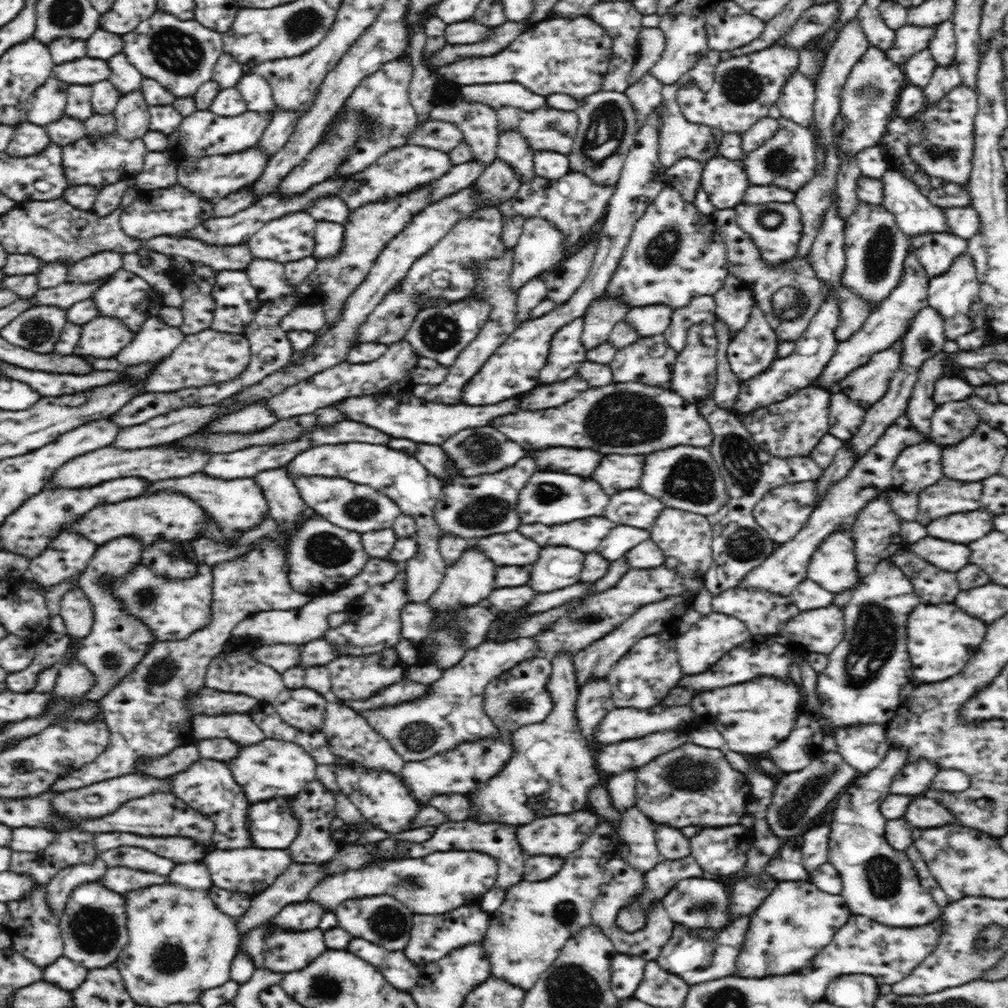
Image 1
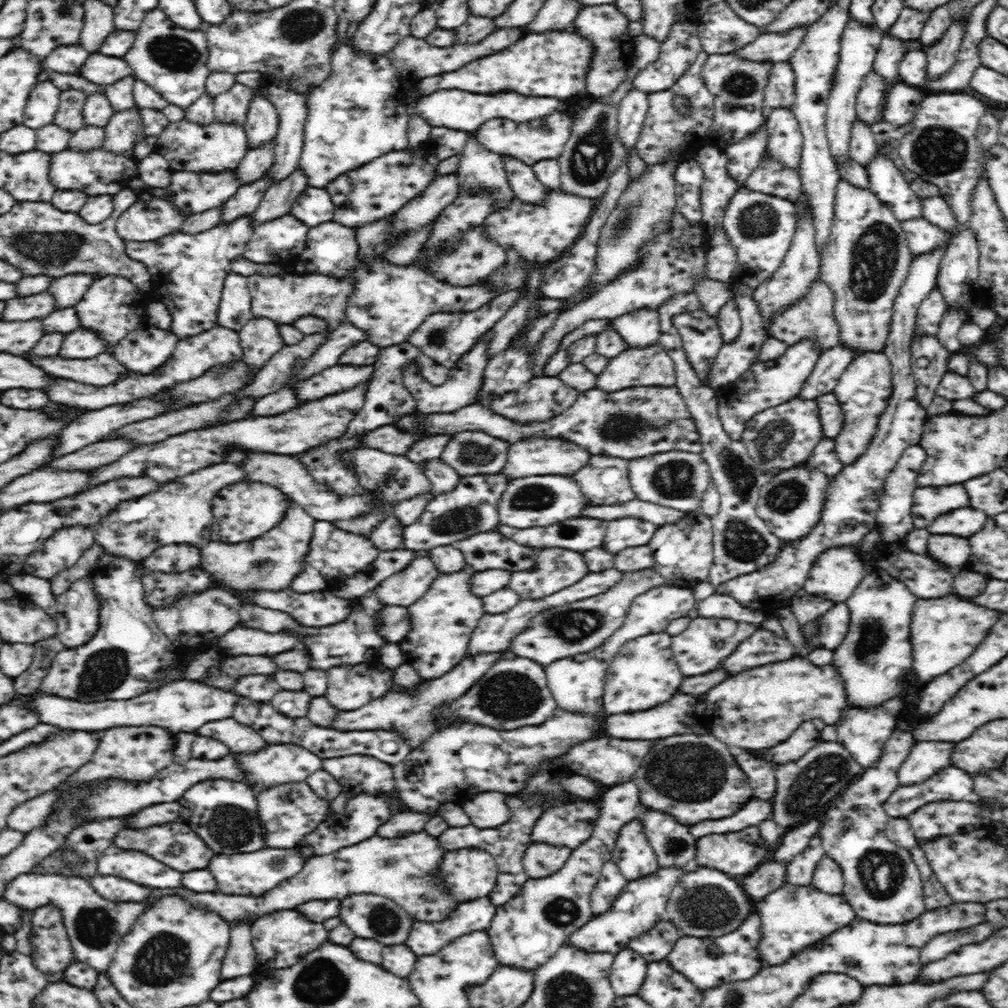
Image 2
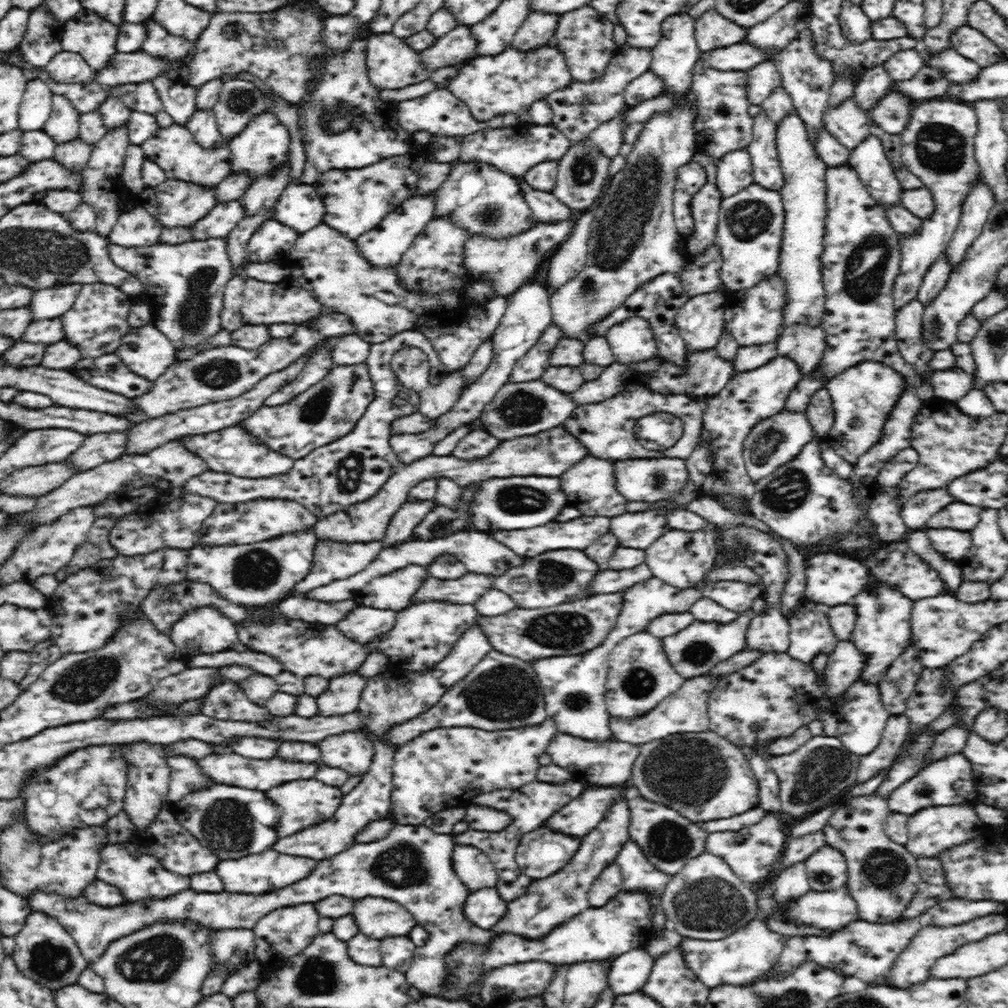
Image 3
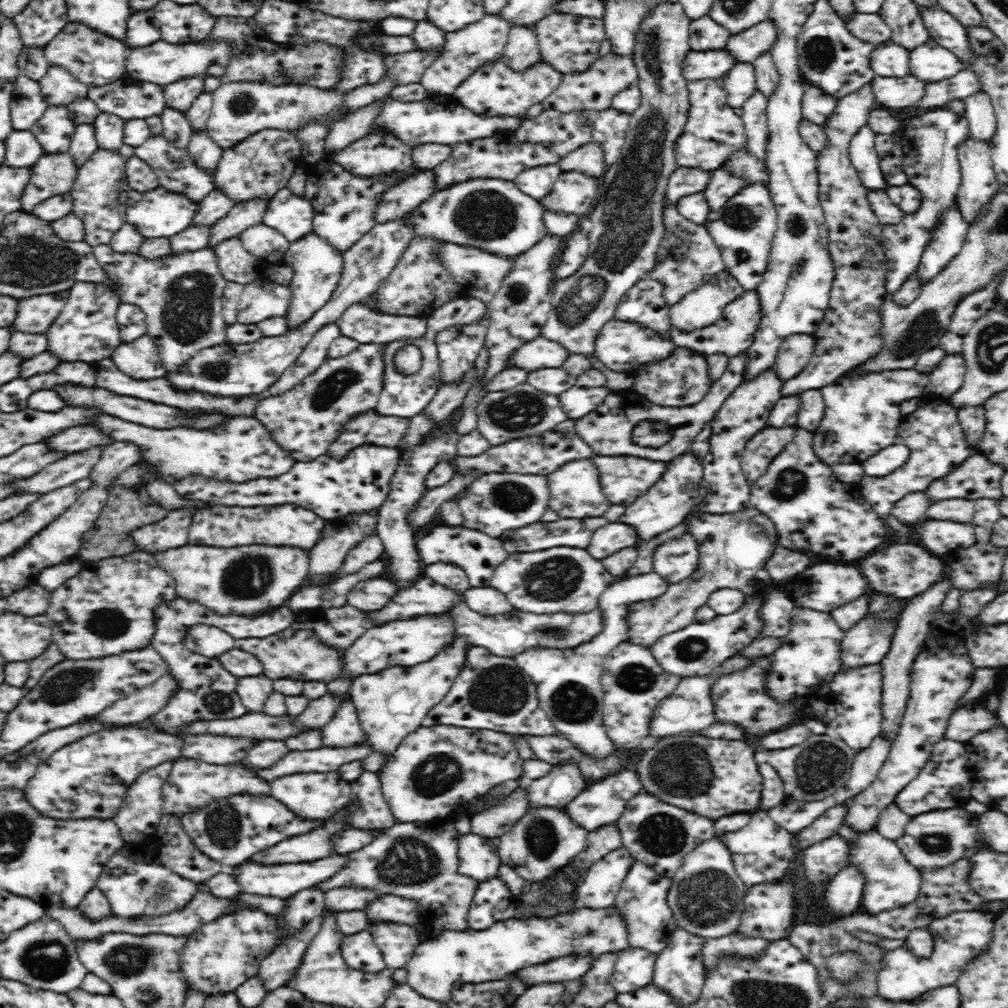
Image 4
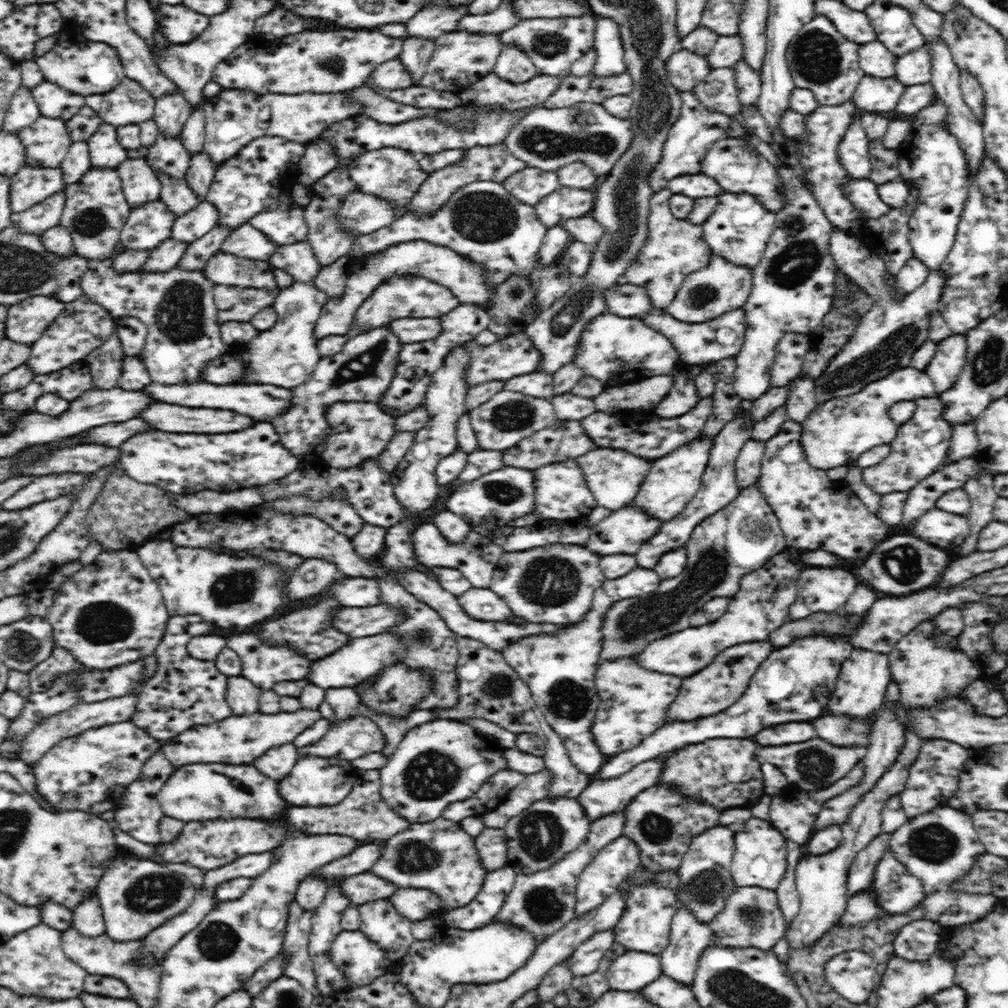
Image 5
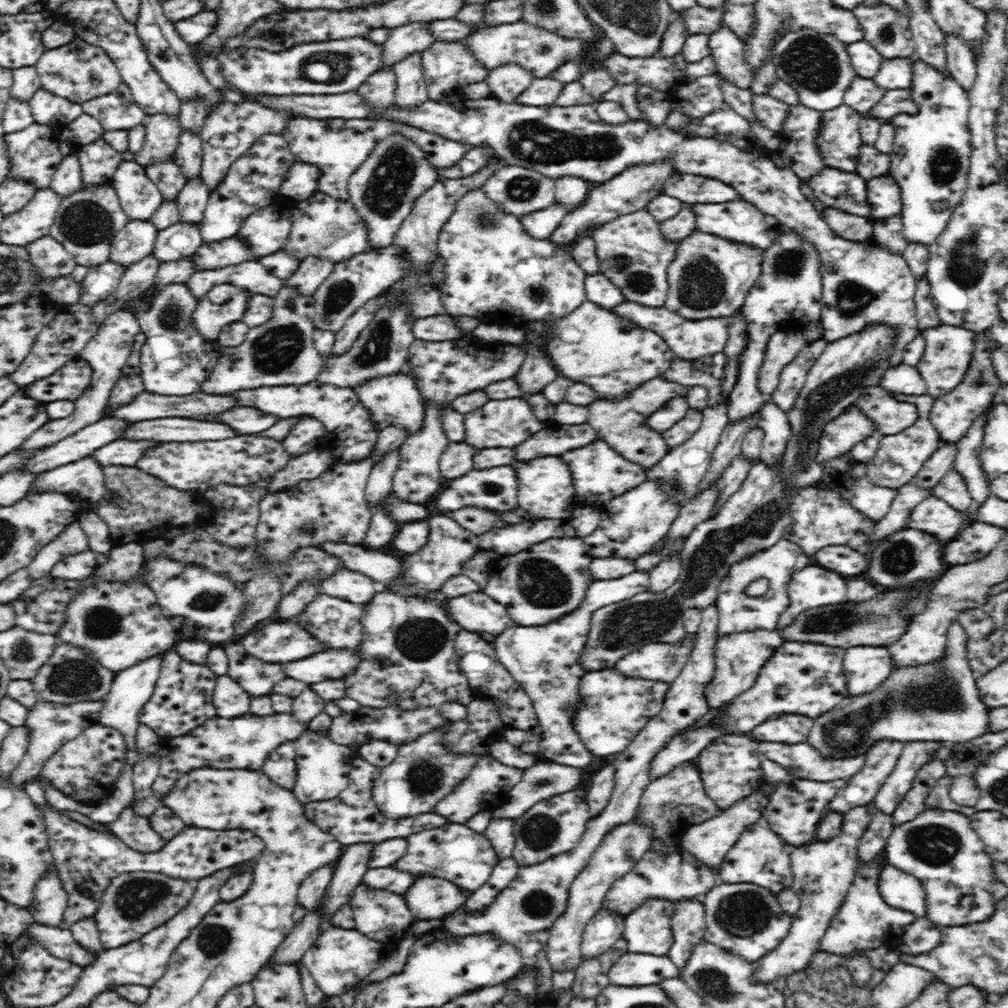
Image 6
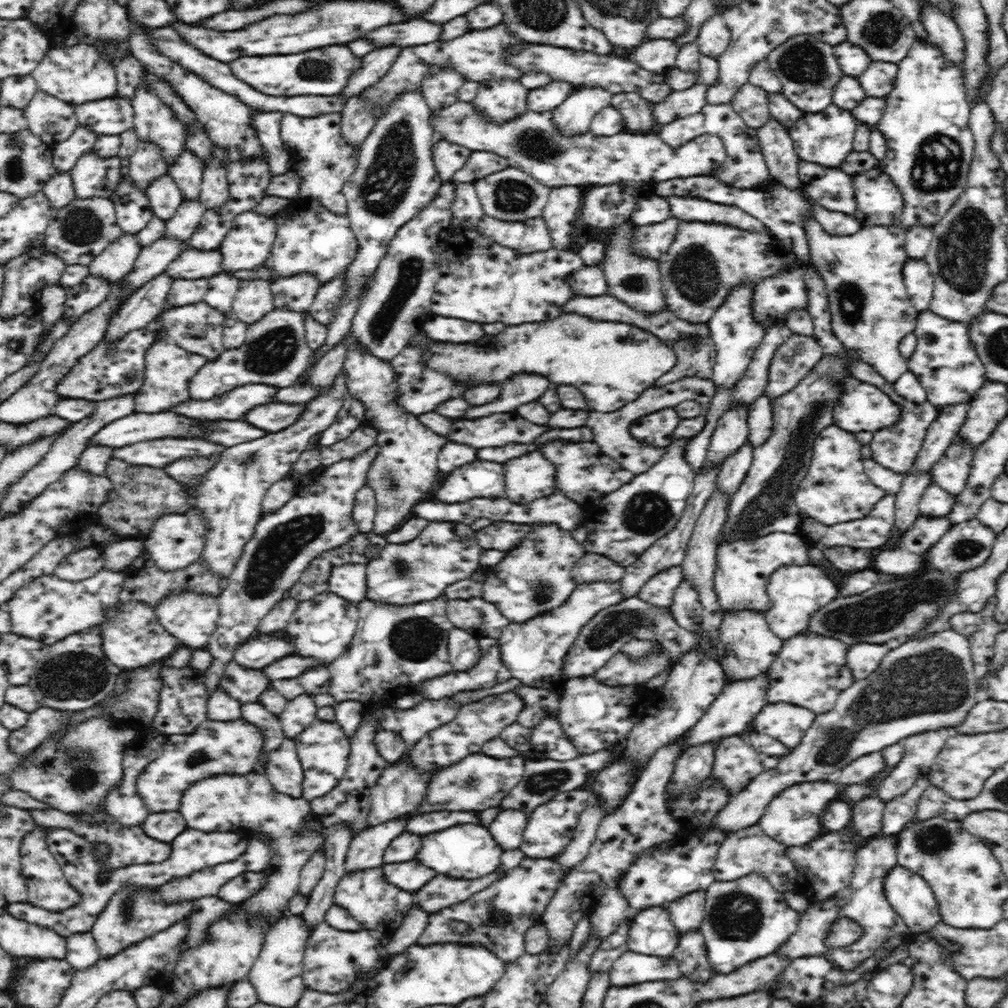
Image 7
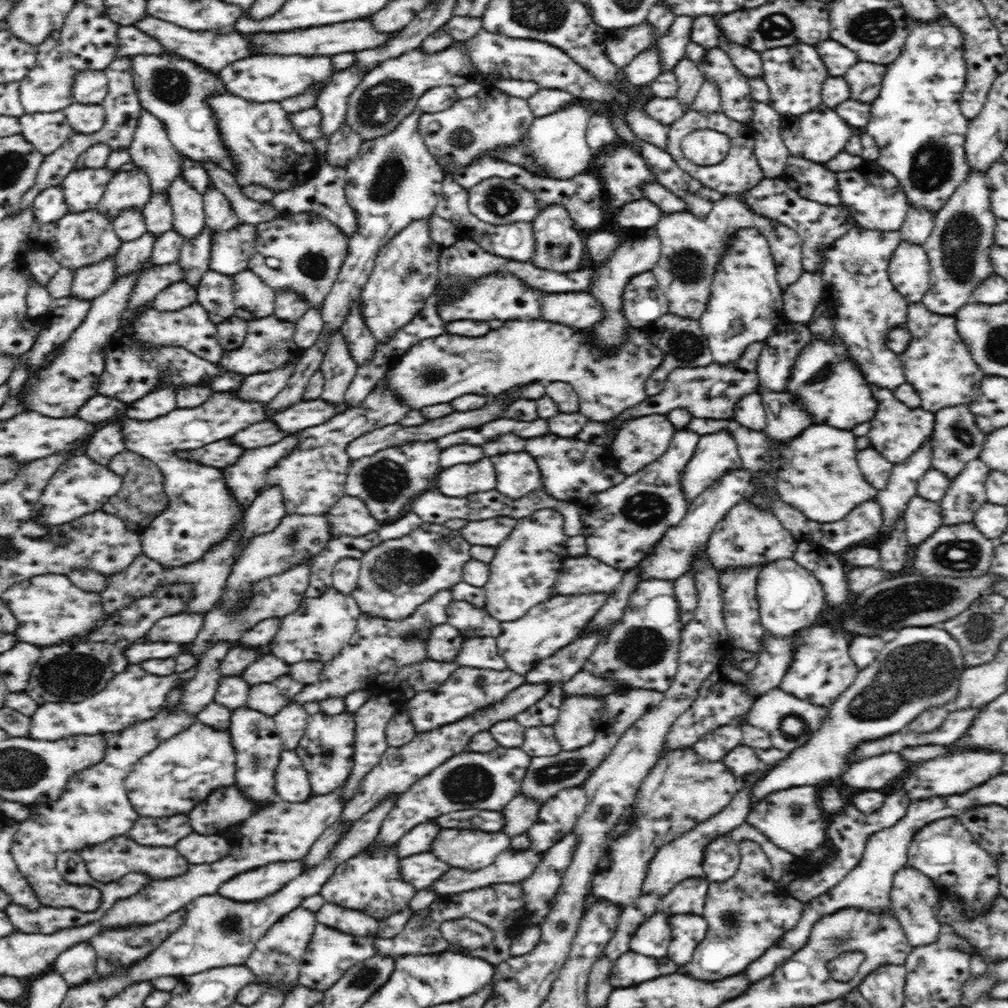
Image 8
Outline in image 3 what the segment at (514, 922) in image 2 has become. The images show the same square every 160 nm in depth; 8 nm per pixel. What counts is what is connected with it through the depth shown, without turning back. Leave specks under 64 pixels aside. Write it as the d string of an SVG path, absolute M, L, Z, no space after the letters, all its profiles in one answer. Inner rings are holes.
M622 798L610 810L608 818L600 822L600 826L596 826L581 838L577 854L573 855L564 868L557 870L552 876L533 881L528 886L526 894L516 898L515 901L507 902L506 914L498 920L496 926L491 928L494 935L512 933L528 939L537 939L548 934L548 931L555 926L562 924L562 921L567 921L590 907L589 888L600 872L614 862L619 854L618 850L629 838L630 809L627 800L627 798L626 800Z

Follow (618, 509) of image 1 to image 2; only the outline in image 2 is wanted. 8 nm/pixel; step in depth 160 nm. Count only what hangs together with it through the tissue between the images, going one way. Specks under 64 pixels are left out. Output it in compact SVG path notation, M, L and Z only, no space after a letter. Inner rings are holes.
M635 497L622 504L614 506L590 506L588 516L600 518L600 520L612 522L620 518L636 518L644 522L650 522L657 528L670 524L677 524L685 518L685 512L660 506L652 502L640 500Z

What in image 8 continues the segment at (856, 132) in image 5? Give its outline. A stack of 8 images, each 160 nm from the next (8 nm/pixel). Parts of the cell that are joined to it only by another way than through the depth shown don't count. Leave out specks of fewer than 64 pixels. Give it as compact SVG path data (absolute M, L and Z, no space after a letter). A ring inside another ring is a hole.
M820 103L814 110L800 116L787 115L782 123L781 137L789 153L820 164L824 164L828 159L844 151L852 136L852 126L824 103Z

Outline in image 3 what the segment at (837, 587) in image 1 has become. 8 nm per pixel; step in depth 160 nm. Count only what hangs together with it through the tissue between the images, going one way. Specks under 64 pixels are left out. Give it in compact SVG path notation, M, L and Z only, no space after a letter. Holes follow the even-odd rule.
M818 554L806 560L806 598L814 600L818 604L828 604L828 606L838 606L838 604L848 604L854 596L858 596L864 586L868 584L868 568L856 560L838 556L838 554Z

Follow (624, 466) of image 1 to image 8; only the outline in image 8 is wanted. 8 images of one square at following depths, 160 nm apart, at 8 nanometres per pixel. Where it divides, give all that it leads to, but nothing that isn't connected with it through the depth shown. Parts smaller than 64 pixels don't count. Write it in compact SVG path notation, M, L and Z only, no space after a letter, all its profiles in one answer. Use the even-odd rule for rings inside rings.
M508 452L490 458L496 468L496 488L510 496L522 498L526 492L540 490L540 470L528 452Z

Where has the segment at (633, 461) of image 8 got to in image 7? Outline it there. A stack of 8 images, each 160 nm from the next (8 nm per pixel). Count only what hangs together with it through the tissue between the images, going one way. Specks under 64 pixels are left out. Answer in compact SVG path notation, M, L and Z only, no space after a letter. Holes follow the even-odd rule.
M673 408L658 410L642 417L642 420L634 420L630 426L632 438L642 442L646 446L667 448L674 440L674 430L681 418Z

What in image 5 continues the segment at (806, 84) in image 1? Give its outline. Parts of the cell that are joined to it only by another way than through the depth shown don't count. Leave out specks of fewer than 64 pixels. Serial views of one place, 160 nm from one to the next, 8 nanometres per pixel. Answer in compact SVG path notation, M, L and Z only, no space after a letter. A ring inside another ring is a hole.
M716 68L710 71L691 91L712 112L732 117L741 109L733 68Z

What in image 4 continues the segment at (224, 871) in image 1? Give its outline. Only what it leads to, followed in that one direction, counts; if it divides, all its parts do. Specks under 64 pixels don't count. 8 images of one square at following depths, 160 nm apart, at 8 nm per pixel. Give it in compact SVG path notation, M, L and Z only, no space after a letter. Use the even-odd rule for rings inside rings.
M328 856L322 860L307 861L293 864L278 864L268 866L258 866L258 863L246 863L238 868L230 868L231 874L234 874L236 880L240 882L242 890L246 894L261 894L262 896L278 896L278 898L287 899L296 892L314 887L328 878L332 878L336 872L340 872L344 866L349 864L347 856Z

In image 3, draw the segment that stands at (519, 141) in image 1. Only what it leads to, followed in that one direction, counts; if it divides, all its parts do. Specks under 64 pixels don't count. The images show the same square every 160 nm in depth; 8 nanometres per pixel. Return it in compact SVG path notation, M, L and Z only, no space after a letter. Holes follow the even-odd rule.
M523 177L516 179L537 222L562 222L570 216L571 208L560 202L552 192L534 190Z

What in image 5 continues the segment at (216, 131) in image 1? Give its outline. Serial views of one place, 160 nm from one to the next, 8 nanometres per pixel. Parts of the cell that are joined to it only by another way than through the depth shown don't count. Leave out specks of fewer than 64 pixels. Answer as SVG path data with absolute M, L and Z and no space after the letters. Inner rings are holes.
M167 174L156 176L161 184L160 199L174 216L184 216L198 206L200 200L185 178L170 178Z

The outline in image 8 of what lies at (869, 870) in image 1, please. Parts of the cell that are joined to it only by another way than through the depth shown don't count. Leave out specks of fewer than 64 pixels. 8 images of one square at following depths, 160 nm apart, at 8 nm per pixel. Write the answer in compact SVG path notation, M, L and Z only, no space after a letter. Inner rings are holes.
M906 866L896 872L891 890L892 913L900 921L906 937L913 948L936 942L940 934L940 891L933 880L914 867Z

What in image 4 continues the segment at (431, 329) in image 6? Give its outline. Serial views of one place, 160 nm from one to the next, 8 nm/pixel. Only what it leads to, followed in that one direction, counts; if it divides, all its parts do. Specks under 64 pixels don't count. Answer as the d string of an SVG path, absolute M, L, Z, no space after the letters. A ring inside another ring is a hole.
M363 302L346 308L336 325L340 334L359 343L385 344L396 340L422 338L427 331L424 317L395 316L369 310Z

